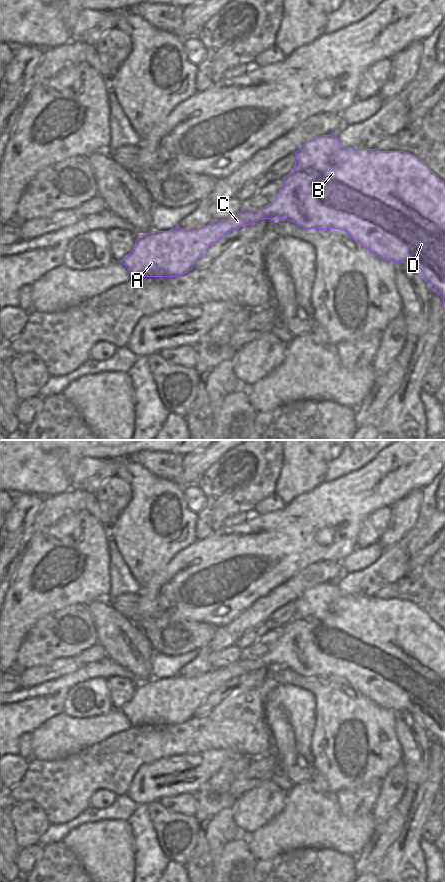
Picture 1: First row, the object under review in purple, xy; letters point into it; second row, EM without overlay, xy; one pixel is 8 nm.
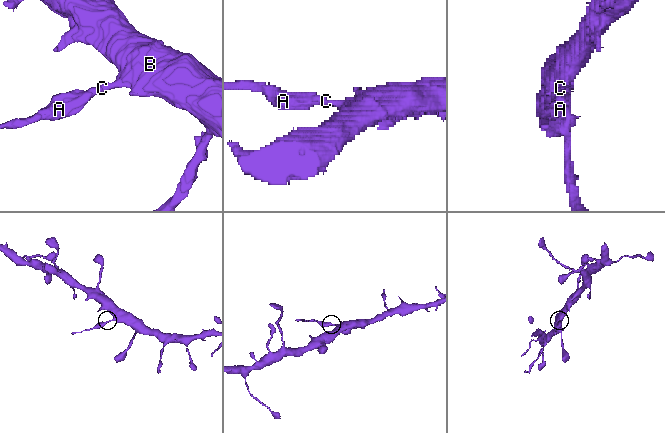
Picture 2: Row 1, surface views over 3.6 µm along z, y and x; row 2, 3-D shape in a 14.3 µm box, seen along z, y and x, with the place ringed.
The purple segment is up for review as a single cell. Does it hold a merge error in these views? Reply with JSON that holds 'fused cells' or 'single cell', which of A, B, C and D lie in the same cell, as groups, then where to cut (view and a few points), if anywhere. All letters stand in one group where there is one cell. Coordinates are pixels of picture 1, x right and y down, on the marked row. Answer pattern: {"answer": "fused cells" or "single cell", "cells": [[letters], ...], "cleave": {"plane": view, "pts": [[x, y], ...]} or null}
{"answer": "fused cells", "cells": [["A", "C"], ["B", "D"]], "cleave": {"plane": "xy", "pts": [[253, 211], [250, 222]]}}

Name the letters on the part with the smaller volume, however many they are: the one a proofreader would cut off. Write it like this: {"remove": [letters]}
{"remove": ["A", "C"]}

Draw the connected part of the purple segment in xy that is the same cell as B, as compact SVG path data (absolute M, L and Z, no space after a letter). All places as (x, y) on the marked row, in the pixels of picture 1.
M335 133L316 137L301 146L296 152L297 160L291 172L284 177L283 188L277 194L275 200L262 209L253 211L251 223L262 219L276 221L286 219L304 229L340 229L346 231L353 239L378 257L394 263L406 262L412 265L438 293L445 302L445 182L442 181L423 161L404 151L380 151L378 149L354 149L344 147Z

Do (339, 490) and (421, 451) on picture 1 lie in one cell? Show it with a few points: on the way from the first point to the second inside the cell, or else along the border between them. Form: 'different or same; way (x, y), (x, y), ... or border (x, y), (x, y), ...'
same; way (361, 494), (373, 495), (393, 475), (404, 470)

